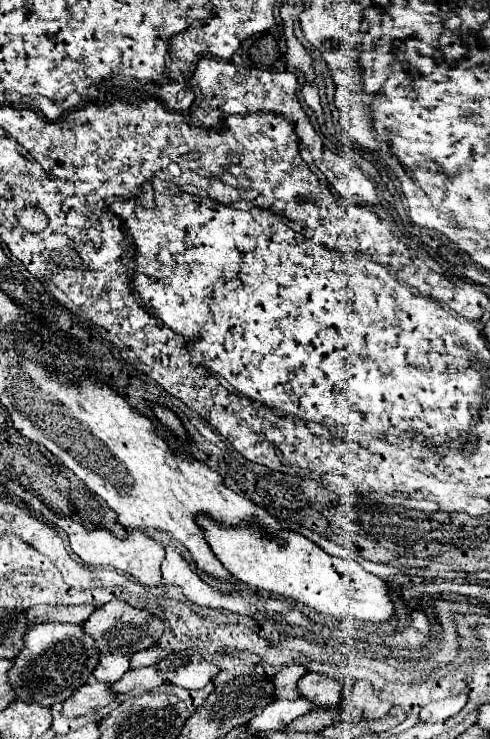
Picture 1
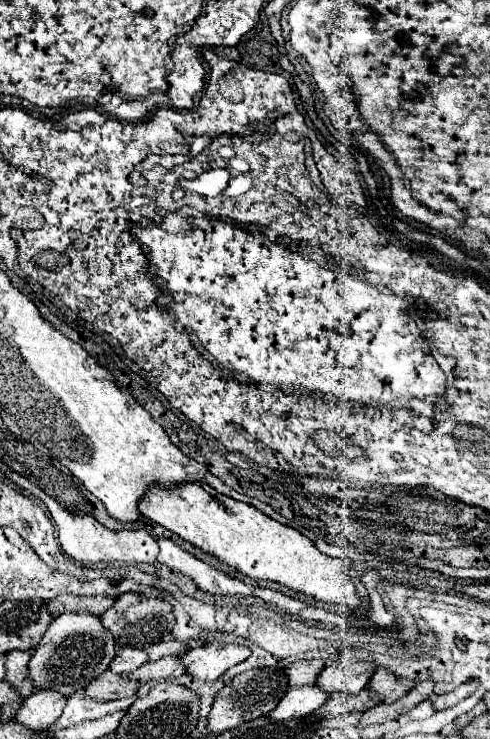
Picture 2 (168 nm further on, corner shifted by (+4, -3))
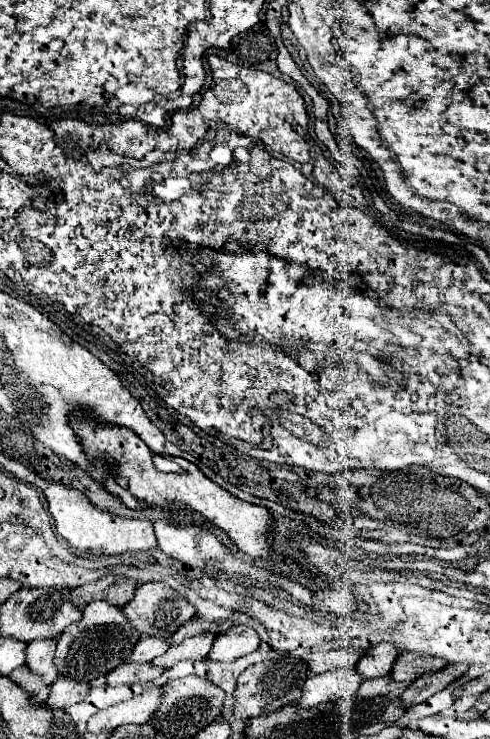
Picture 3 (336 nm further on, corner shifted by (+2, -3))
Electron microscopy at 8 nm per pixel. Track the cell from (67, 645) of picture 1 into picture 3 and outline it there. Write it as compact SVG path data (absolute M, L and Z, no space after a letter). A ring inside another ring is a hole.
M92 601L82 613L82 621L72 623L62 631L56 647L56 665L60 675L68 675L74 681L92 681L128 661L134 645L140 641L140 633L130 625L122 609L108 601Z

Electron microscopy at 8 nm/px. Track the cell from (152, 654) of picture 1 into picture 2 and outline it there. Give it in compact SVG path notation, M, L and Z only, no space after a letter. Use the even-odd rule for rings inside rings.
M164 639L164 641L156 643L156 645L150 645L146 649L146 653L148 653L150 661L156 661L156 659L162 659L162 657L168 657L168 655L174 655L174 657L182 655L188 649L190 649L188 643L180 643L180 641L174 641L174 639Z

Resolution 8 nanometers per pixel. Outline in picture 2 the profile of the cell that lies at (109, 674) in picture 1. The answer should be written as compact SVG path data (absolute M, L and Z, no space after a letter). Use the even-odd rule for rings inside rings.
M124 647L124 649L118 649L118 653L112 659L112 665L108 665L108 669L114 671L114 673L118 673L118 675L128 675L130 671L138 669L146 661L148 661L148 655L142 649Z

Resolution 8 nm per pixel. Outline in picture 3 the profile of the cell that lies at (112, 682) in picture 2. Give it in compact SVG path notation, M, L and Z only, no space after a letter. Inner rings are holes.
M122 663L108 675L108 685L132 685L132 683L148 683L156 681L166 669L158 669L152 663Z

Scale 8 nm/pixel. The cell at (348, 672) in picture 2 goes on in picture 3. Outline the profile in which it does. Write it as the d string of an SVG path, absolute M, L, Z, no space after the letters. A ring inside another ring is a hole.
M382 641L382 643L378 643L366 651L366 655L358 663L358 671L364 679L388 675L398 655L400 655L400 649L394 643Z

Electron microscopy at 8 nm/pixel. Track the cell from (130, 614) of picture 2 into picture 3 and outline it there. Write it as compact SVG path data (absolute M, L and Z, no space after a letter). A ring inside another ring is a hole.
M154 581L154 583L142 583L136 589L136 595L130 603L126 603L122 607L124 615L132 621L132 625L142 633L142 635L154 635L154 637L172 637L172 633L186 623L188 619L194 617L196 607L184 599L176 589L168 587L162 581Z

